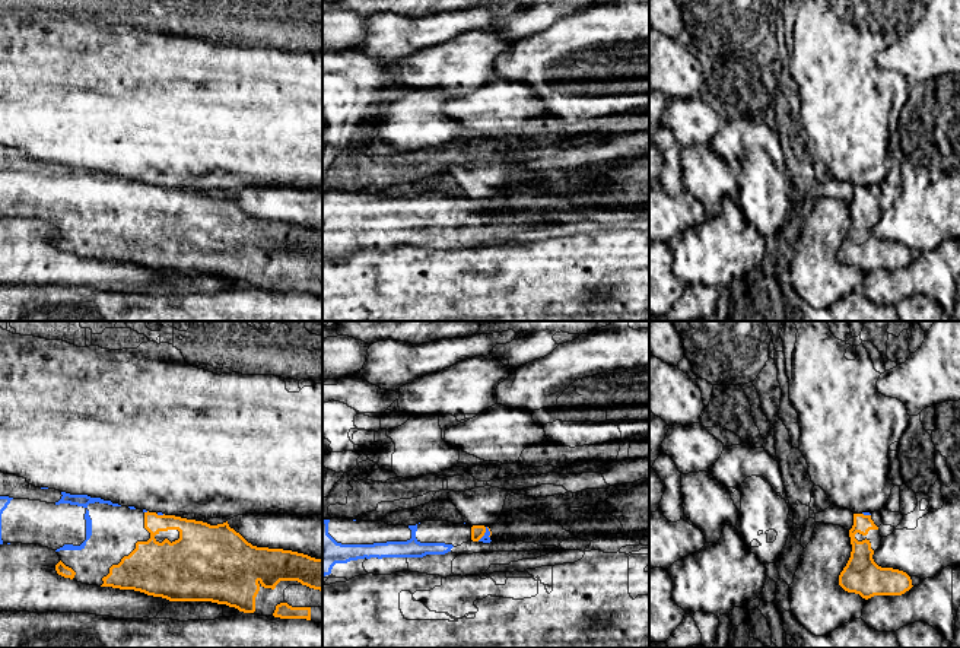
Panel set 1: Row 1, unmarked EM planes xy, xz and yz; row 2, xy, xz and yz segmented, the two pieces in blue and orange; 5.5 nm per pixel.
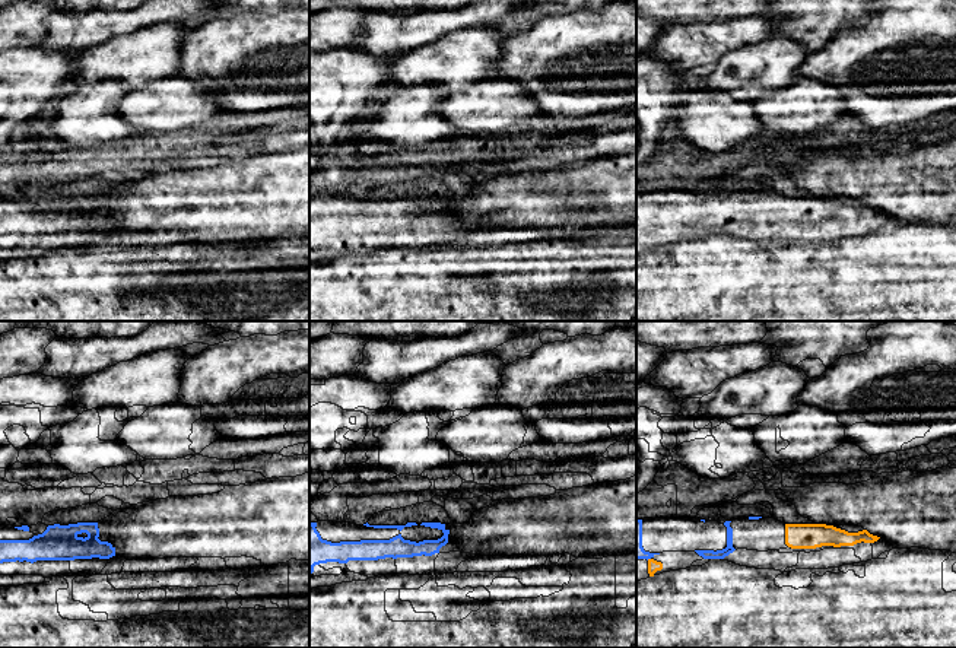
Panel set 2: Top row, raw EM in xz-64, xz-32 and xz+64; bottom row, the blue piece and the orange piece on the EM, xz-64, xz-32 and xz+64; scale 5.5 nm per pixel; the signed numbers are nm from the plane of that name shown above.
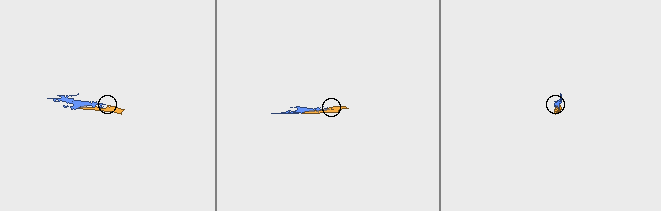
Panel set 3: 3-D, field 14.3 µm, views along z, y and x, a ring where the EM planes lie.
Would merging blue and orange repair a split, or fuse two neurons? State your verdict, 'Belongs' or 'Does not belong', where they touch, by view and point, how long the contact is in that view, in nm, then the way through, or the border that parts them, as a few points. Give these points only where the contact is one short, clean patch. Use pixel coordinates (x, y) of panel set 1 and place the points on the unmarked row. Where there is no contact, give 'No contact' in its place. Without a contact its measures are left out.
Belongs. Touches blue at xz (485, 207). Shared border 100 nm

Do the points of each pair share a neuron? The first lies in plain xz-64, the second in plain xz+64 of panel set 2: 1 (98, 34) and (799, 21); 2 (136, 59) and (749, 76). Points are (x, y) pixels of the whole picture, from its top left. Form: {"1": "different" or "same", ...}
{"1": "different", "2": "same"}

